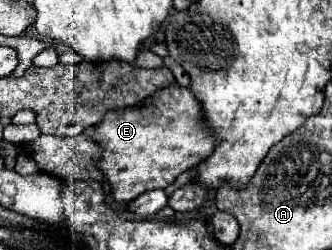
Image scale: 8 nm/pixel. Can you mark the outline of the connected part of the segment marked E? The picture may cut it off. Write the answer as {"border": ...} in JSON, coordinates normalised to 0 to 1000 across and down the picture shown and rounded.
{"border":[[[539,336],[467,368],[413,424],[322,448],[274,552],[310,600],[292,672],[322,712],[346,808],[395,808],[431,768],[503,752],[545,688],[611,648],[648,592],[648,552],[611,504],[599,408],[569,352]]]}

